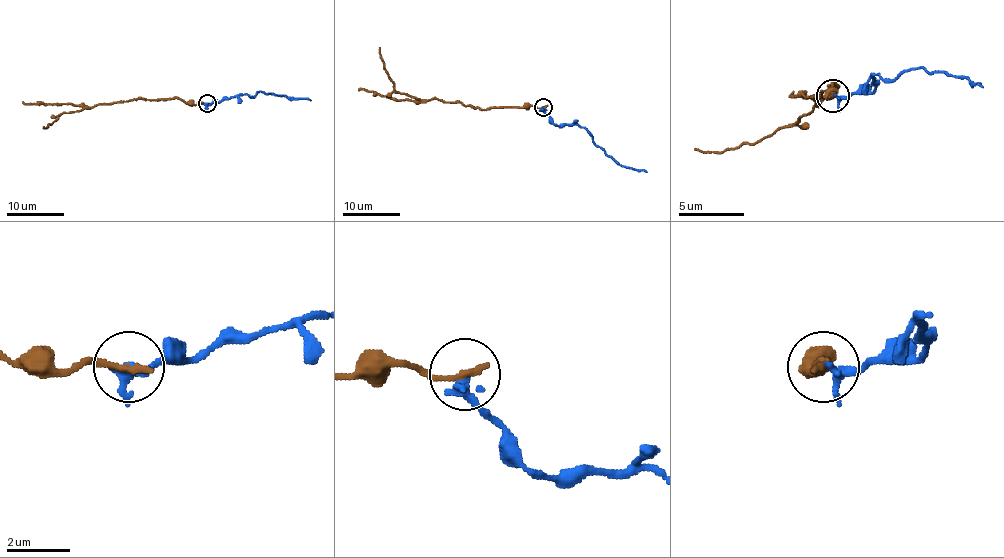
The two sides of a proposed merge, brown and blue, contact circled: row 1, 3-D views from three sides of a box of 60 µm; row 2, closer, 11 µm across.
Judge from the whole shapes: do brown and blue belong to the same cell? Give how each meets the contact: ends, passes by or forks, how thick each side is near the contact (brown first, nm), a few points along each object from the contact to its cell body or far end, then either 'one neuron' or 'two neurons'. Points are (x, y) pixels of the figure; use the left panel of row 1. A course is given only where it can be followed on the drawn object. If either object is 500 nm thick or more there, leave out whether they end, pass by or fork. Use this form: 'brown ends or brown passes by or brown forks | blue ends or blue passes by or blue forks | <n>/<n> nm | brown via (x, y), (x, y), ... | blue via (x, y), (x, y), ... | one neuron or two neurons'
brown ends | blue ends | 260/320 nm | brown via (206, 103), (188, 105), (176, 97), (130, 99), (63, 113), (48, 126), (43, 126) | blue via (206, 103), (216, 103), (239, 95), (253, 96), (258, 92), (310, 100) | two neurons

